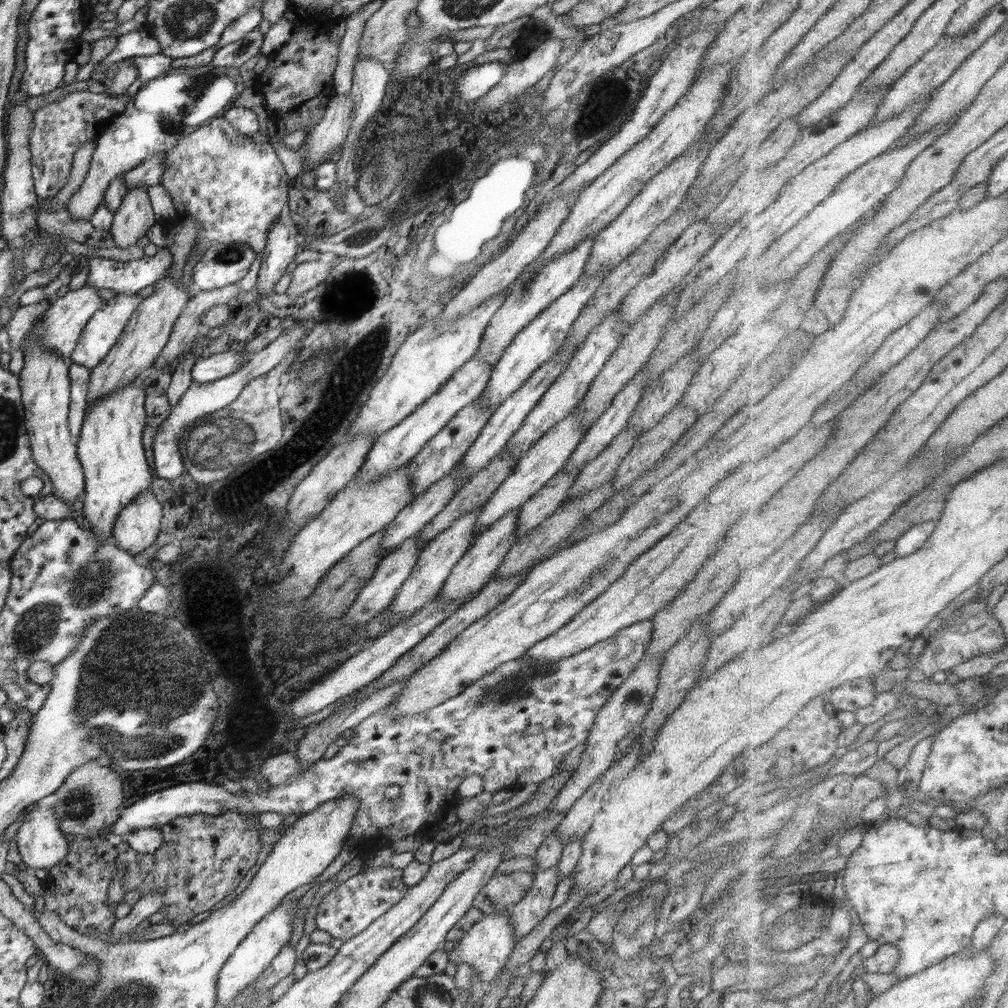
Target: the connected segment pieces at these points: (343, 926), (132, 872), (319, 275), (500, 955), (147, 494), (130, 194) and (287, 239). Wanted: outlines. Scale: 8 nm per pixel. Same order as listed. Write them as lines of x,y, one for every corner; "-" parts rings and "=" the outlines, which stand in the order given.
379,866
357,873
325,895
318,905
316,914
317,928
326,930
333,938
343,941
360,934
369,924
392,908
409,889
404,884
403,869
393,866
=
224,812
218,816
192,814
192,816
176,818
159,830
163,835
163,844
158,850
152,854
142,854
132,851
127,842
121,842
115,846
118,851
115,865
126,890
138,889
141,897
150,894
155,888
163,892
162,904
157,911
164,914
165,922
175,927
183,922
188,923
200,912
210,910
214,904
218,904
230,892
234,892
238,884
244,880
246,872
256,864
258,852
260,852
259,830
252,816
238,816
238,812
=
320,260
300,263
292,270
291,284
286,290
290,296
298,296
312,290
320,282
324,282
332,272
332,264
=
495,912
486,914
483,919
478,921
465,935
457,941
452,952
448,954
449,963
460,965
465,963
472,967
475,972
479,972
481,982
488,986
496,978
504,966
506,966
513,946
518,942
513,935
513,926
509,922
509,913
=
147,488
118,515
112,531
113,542
135,557
155,544
161,522
162,506
=
148,186
126,192
110,226
115,249
135,246
138,239
146,237
148,230
158,223
148,193
=
281,218
276,219
276,223
270,227
266,249
260,254
262,263
255,286
260,296
258,299
274,291
274,285
287,273
288,265
295,260
299,251
299,236
298,226
286,226

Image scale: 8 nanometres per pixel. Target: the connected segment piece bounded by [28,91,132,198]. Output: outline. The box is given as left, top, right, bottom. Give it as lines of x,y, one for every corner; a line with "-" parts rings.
77,91
53,103
46,103
32,113
33,125
28,137
28,148
34,193
38,198
53,198
62,190
72,170
74,152
86,142
97,139
124,112
131,99
129,95

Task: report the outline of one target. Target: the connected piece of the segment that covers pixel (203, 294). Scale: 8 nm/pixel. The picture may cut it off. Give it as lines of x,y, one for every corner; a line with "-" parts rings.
226,285
216,290
197,290
176,319
168,343
157,358
154,368
168,366
178,355
186,354
194,346
198,331
202,328
201,316
219,304
234,305
241,293
238,285

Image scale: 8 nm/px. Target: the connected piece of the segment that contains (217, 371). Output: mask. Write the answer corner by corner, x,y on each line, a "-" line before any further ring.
227,351
210,357
200,357
191,368
193,382
204,384
236,372
249,362
250,354

